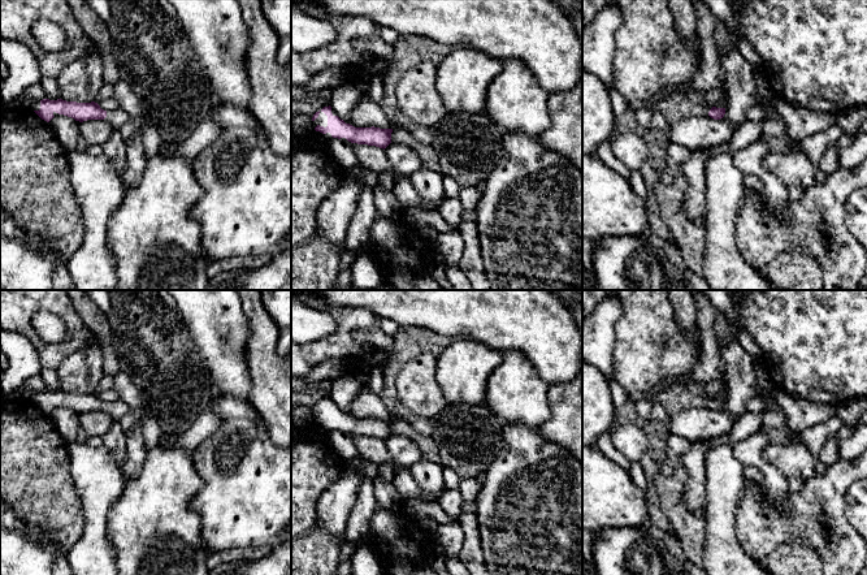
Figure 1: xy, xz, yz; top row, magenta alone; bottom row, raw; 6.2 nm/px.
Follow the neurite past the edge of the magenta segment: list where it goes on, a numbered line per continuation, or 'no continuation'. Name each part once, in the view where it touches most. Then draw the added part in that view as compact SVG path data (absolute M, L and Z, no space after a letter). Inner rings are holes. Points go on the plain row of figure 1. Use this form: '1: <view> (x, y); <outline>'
1: xz (321, 411); M320 402L318 408L312 412L312 419L315 420L317 416L326 419L328 418L328 407Z

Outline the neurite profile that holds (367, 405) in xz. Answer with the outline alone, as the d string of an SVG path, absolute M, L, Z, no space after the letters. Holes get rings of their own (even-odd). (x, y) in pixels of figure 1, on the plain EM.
M364 385L350 405L350 416L355 419L391 420L393 412L382 398Z

